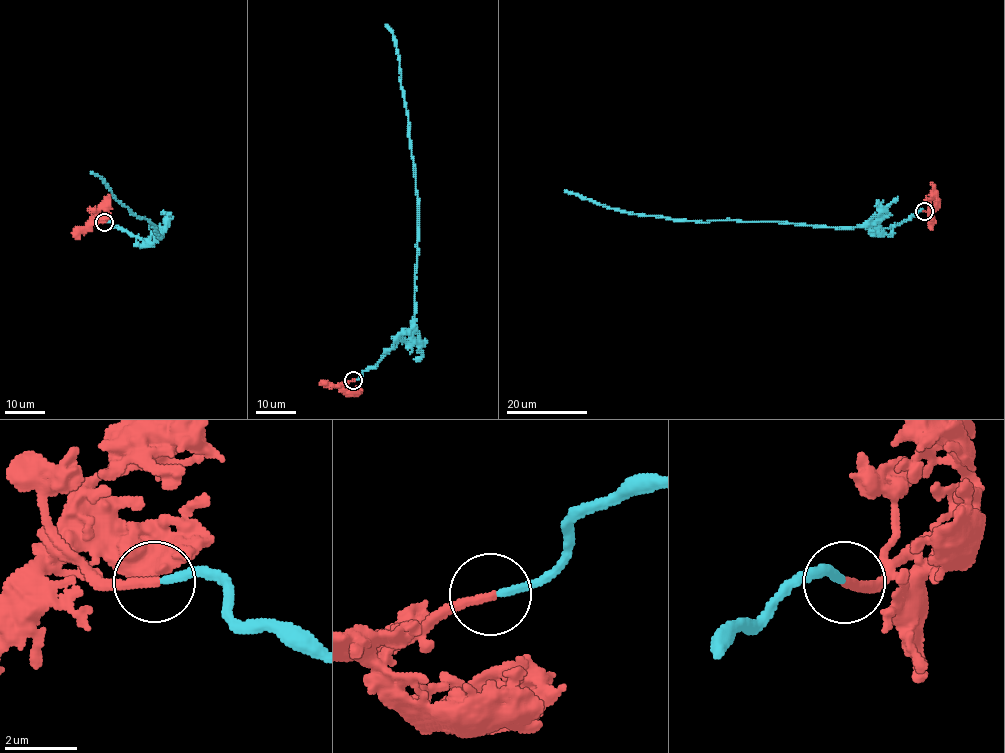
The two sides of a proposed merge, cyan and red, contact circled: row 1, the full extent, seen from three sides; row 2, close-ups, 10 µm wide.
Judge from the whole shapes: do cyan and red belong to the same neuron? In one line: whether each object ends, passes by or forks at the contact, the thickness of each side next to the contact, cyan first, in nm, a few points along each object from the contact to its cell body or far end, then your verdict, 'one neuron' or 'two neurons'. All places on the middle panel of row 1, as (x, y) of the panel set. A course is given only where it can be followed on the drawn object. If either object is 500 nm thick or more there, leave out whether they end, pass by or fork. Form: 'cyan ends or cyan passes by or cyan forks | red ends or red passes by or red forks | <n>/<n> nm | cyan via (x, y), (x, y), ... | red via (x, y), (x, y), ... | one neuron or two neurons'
cyan ends | red ends | 200/260 nm | cyan via (354, 380), (373, 368), (395, 346), (398, 336), (410, 328), (415, 314), (418, 200), (396, 40), (386, 24) | red via (353, 380), (343, 388), (362, 390) | one neuron

